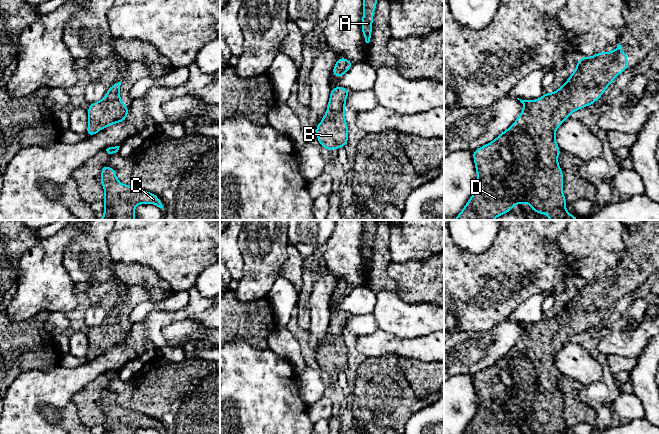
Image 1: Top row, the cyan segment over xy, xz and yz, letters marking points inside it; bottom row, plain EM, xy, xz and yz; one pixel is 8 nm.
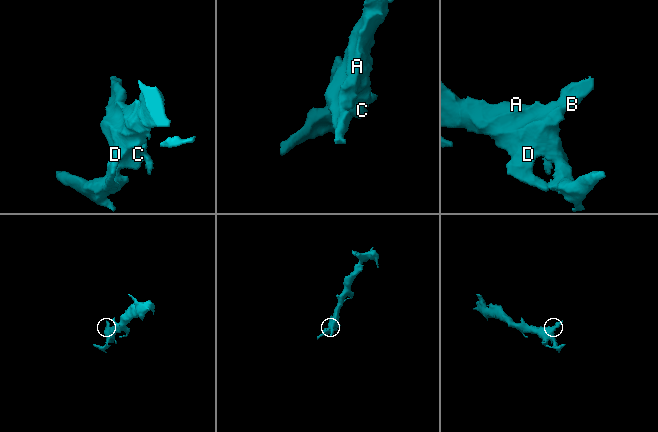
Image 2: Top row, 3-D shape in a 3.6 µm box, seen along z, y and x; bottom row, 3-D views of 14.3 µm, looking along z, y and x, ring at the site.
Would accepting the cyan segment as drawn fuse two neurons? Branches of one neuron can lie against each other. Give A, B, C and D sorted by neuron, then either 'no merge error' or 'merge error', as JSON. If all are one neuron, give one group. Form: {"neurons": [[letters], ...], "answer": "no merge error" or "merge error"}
{"neurons": [["A", "B", "C", "D"]], "answer": "no merge error"}

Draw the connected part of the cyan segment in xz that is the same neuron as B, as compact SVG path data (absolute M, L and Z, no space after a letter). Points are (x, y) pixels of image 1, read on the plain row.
M340 310L331 313L327 335L316 350L320 370L329 375L345 371L348 367L348 349L344 333L347 331L345 323L350 317L350 314Z

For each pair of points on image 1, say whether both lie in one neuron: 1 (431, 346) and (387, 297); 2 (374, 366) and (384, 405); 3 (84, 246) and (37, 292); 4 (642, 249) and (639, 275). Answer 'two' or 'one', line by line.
1: two
2: one
3: two
4: one

